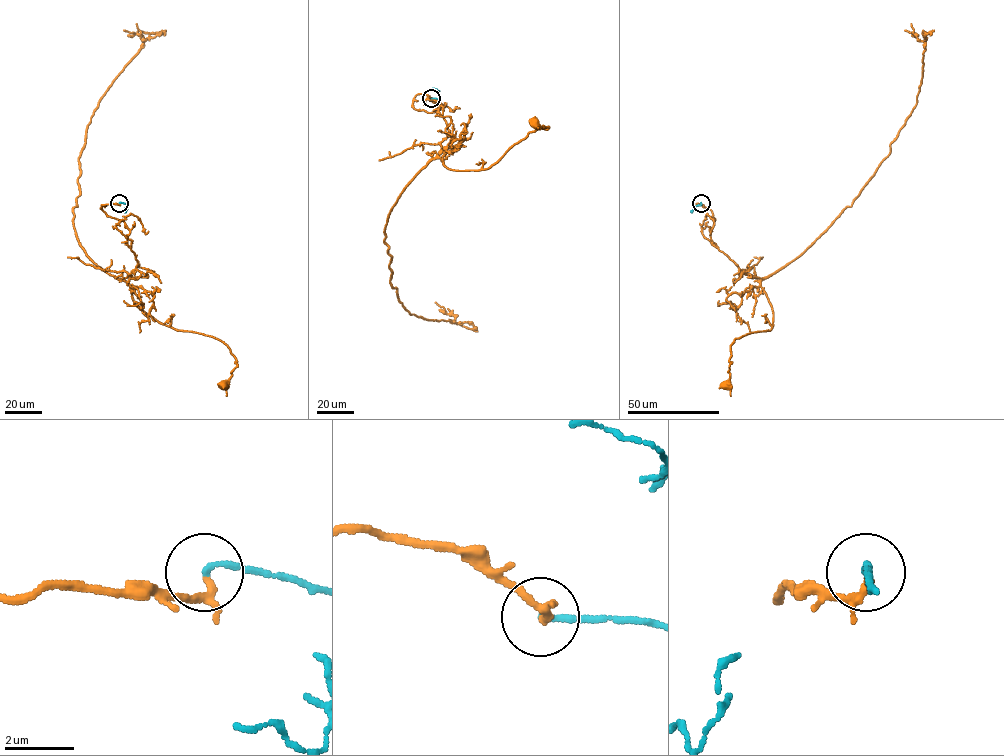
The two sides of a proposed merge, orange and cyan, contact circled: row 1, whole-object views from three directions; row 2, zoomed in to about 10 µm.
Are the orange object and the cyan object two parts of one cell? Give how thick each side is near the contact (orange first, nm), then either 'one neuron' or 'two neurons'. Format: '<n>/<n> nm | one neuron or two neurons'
180/190 nm | one neuron

